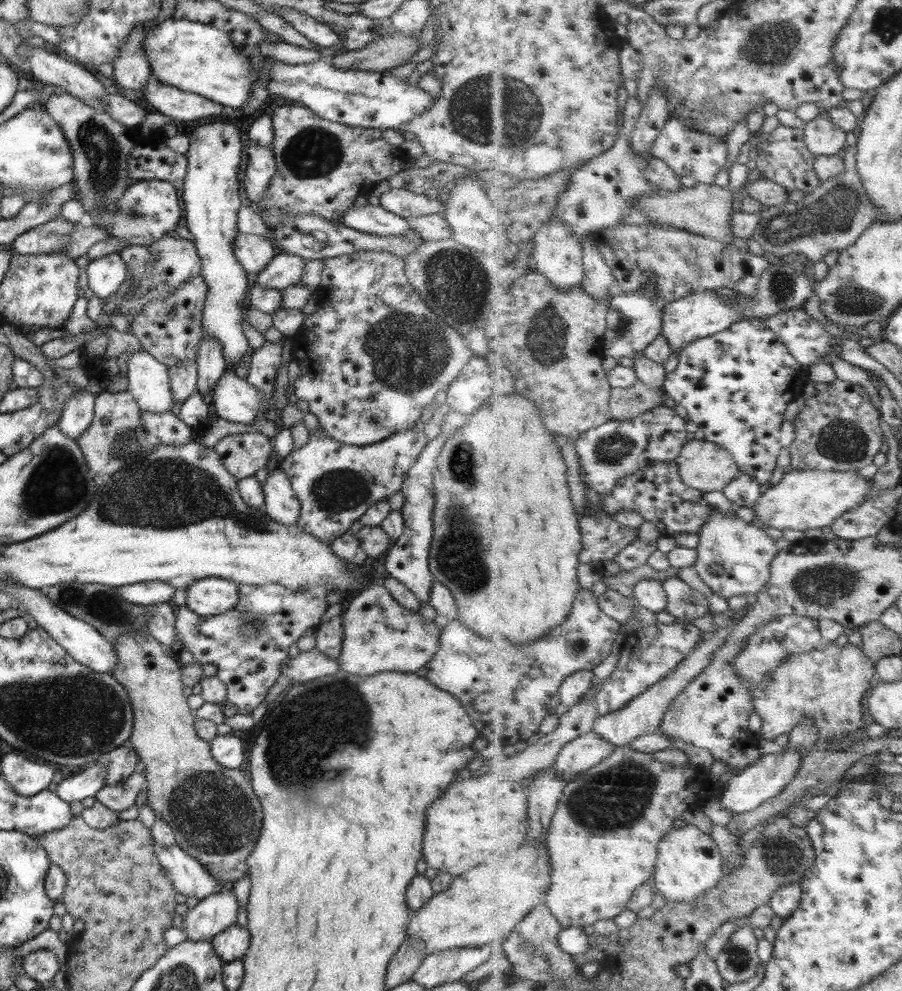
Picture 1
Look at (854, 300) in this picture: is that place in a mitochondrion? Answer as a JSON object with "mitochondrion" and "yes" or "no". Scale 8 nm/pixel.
{"mitochondrion":"yes"}

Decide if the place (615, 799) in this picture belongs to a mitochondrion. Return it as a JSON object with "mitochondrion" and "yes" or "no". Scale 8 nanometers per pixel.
{"mitochondrion":"yes"}

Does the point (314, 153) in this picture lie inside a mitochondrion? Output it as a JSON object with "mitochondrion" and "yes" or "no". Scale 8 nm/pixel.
{"mitochondrion":"yes"}

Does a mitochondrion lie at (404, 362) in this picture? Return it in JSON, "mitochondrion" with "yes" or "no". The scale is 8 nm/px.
{"mitochondrion":"yes"}

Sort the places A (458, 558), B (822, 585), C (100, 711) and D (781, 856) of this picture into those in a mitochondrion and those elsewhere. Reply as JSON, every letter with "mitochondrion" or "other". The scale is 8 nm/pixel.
{"A":"mitochondrion","B":"mitochondrion","C":"mitochondrion","D":"mitochondrion"}

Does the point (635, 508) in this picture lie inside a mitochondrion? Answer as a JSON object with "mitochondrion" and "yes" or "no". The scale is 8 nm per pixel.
{"mitochondrion":"no"}

